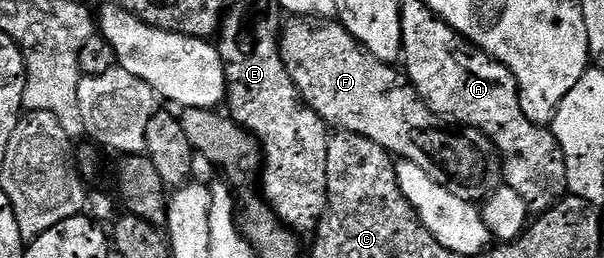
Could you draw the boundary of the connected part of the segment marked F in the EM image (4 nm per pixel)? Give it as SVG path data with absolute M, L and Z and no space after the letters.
M303 16L288 21L283 23L280 31L280 59L286 64L286 72L290 72L290 80L294 80L305 104L329 127L374 140L374 144L397 159L418 164L418 168L422 168L422 172L426 172L430 180L442 184L447 190L454 192L454 196L462 196L462 200L473 204L487 202L496 190L505 185L504 164L500 161L500 153L484 133L465 129L463 125L453 124L436 115L420 99L420 93L412 87L407 74L395 65L375 58L339 21Z

